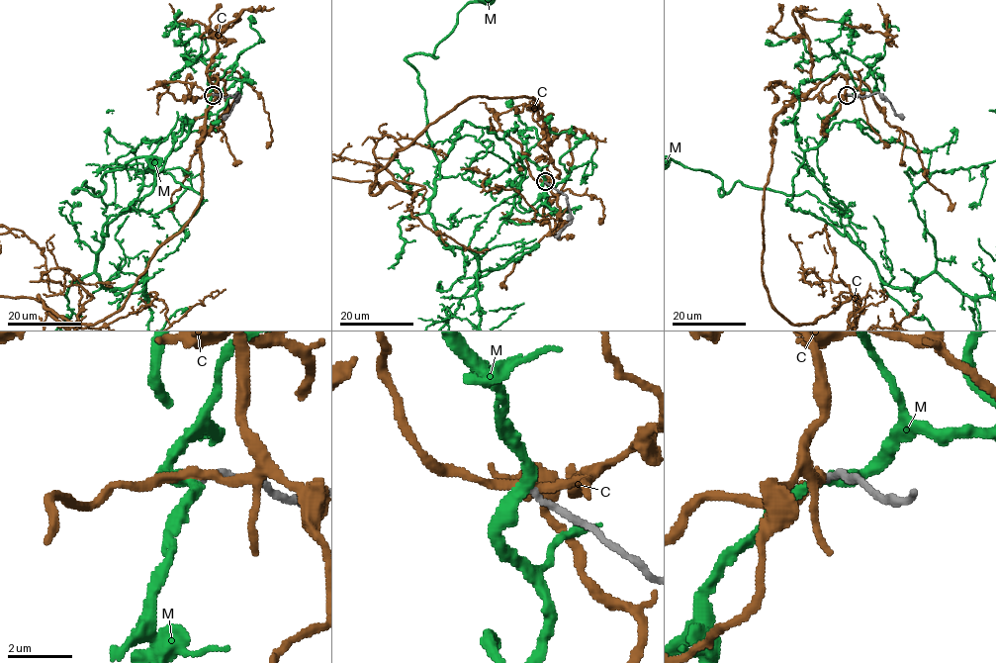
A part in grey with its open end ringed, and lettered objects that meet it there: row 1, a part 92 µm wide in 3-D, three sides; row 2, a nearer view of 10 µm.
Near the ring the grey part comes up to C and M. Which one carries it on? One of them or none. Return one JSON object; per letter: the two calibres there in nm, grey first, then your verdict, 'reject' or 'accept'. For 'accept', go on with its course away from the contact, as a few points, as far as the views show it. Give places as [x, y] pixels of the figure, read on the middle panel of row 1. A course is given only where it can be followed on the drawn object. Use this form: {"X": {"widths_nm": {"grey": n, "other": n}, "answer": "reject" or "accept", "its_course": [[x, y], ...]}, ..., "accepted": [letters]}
{"C": {"widths_nm": {"grey": 220, "other": 260}, "answer": "reject"}, "M": {"widths_nm": {"grey": 220, "other": 360}, "answer": "reject"}, "accepted": []}

